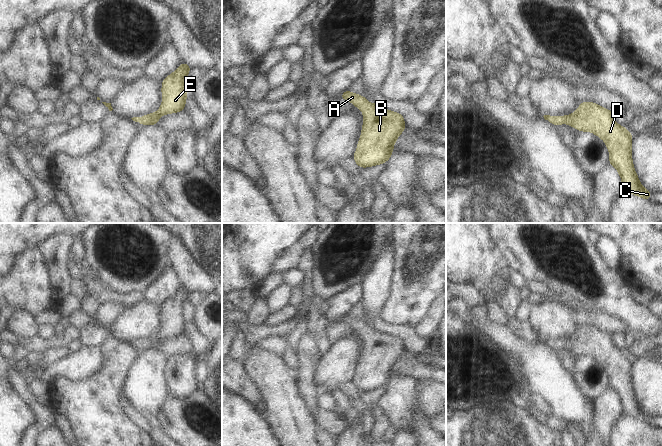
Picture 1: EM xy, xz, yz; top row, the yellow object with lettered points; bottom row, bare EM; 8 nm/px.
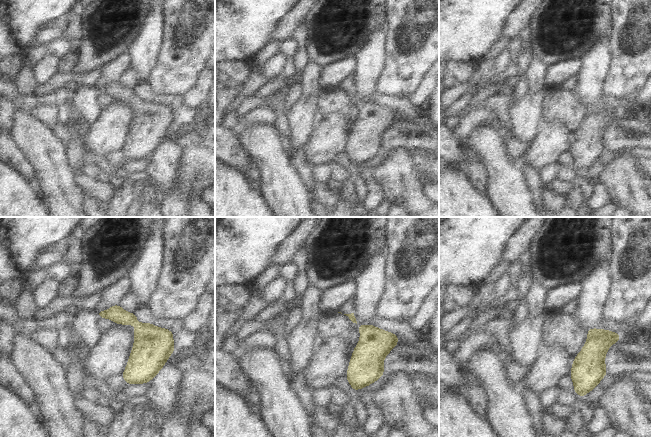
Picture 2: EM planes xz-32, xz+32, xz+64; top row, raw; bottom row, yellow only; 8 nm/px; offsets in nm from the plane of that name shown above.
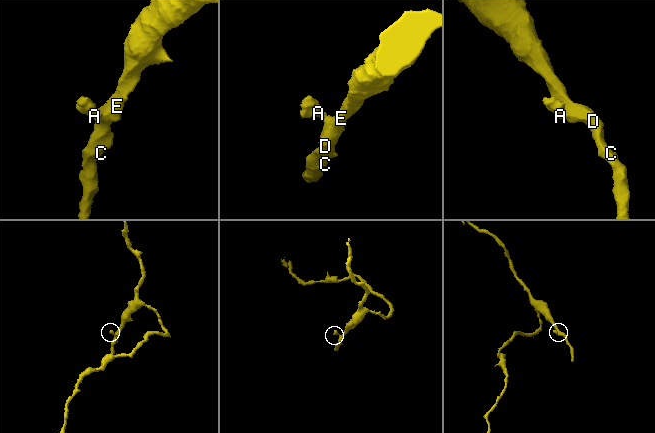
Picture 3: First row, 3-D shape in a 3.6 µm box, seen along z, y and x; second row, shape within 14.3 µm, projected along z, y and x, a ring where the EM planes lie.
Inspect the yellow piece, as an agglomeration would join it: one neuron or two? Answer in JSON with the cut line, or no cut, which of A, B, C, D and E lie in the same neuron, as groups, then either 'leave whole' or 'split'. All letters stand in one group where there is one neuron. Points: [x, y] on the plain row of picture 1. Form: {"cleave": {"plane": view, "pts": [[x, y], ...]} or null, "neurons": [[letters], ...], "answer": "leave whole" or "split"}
{"cleave": null, "neurons": [["A", "B", "C", "D", "E"]], "answer": "leave whole"}

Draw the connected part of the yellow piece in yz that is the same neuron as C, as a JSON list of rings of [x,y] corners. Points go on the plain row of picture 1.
[[[582,326],[576,336],[569,340],[543,340],[559,350],[567,347],[577,354],[590,355],[602,362],[610,376],[609,388],[616,391],[623,406],[623,414],[649,425],[652,417],[642,411],[633,392],[631,382],[632,358],[613,343],[609,335],[593,326]]]

